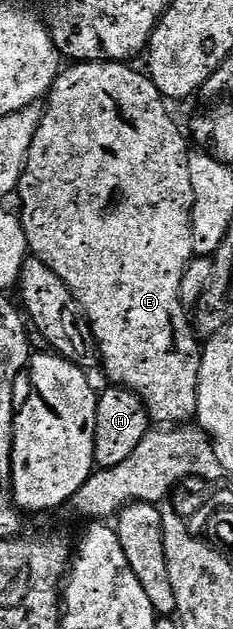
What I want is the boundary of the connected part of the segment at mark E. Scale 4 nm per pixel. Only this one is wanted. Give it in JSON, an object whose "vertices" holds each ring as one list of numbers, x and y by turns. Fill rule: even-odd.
{"vertices":[[77,62,61,69,53,84,50,93,47,95,46,103,43,107,44,119,40,122,38,132,34,136,34,144,30,144,30,152,28,159,24,165,24,171,20,177,20,185,18,187,18,199,20,198,19,209,22,211,22,221,24,224,24,231,28,237,28,249,31,257,42,260,42,264,46,264,46,268,53,270,60,279,72,289,72,295,78,300,80,307,84,309,84,315,88,317,88,323,92,326,92,331,96,337,96,343,100,349,100,366,104,374,109,379,107,380,113,386,125,386,126,389,132,390,138,397,144,401,144,406,148,410,148,417,156,424,188,424,195,419,196,405,198,404,198,384,200,383,200,355,202,353,202,342,198,337,195,329,193,319,190,317,189,311,182,304,180,299,180,289,182,288,182,276,186,272,186,268,193,260,194,240,192,239,192,189,190,188,190,168,188,167,188,155,190,153,190,142,184,134,180,131,180,126,174,119,168,115,166,107,166,100,158,92,158,88,153,84,152,79,148,77,147,73,136,70,131,70,131,65,122,62]]}

